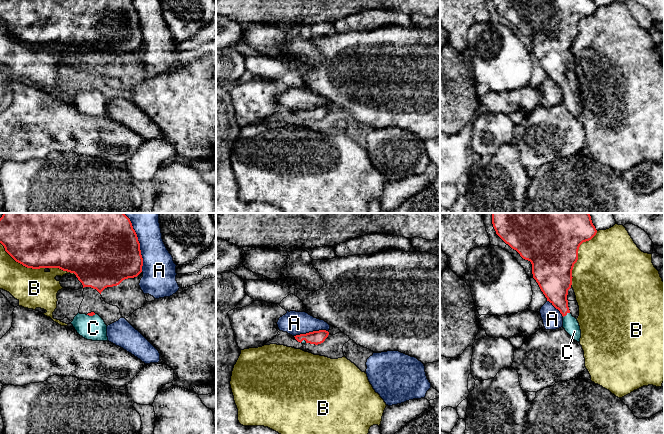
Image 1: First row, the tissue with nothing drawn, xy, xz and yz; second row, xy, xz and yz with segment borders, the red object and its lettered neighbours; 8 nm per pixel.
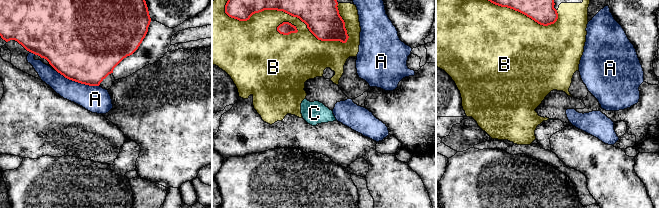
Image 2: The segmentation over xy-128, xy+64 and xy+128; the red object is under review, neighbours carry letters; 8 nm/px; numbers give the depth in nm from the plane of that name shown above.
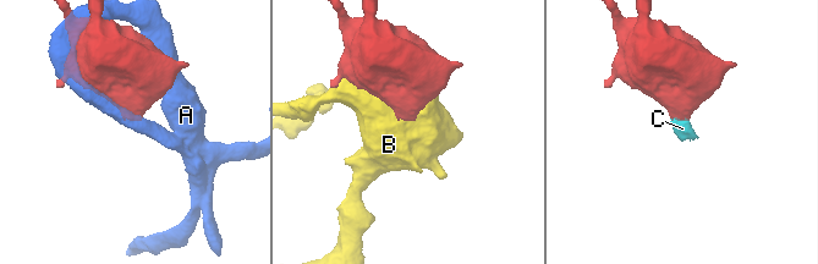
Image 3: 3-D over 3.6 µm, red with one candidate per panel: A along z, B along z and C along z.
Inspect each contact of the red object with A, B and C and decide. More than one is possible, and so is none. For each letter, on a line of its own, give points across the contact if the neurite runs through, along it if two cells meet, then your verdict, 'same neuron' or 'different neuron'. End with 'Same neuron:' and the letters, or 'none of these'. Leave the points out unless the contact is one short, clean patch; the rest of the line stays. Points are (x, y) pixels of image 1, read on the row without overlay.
A: different neuron
B: different neuron
C: runs through yz (555, 61), (556, 70), (566, 90), (570, 100); same neuron
Same neuron: C

